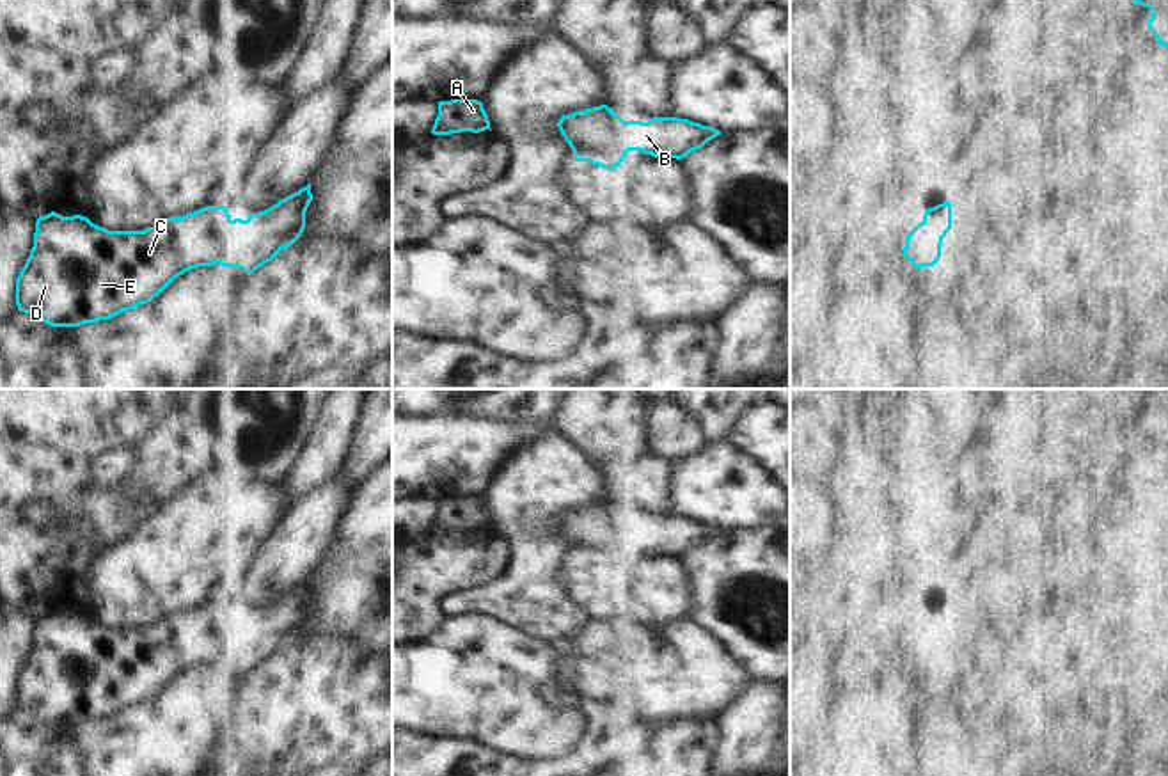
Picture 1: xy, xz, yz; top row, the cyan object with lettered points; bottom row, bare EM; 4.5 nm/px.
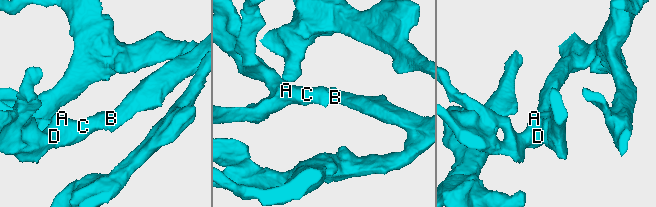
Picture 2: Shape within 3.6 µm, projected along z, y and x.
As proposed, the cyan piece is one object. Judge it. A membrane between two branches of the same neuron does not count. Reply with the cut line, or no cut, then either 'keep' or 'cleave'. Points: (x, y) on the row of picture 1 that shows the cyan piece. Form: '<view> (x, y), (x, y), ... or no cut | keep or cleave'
no cut | keep

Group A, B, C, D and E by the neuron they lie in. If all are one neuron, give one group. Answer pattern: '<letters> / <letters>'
A B C D E

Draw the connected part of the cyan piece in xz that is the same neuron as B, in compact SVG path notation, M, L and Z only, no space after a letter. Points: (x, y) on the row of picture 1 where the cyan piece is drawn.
M607 105L563 115L557 128L577 162L589 162L607 170L620 167L628 151L682 160L721 135L712 126L678 117L625 123Z

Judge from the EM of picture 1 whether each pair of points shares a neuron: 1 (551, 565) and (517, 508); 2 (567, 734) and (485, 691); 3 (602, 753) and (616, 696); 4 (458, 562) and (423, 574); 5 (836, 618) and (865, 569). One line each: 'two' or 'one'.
1: one
2: one
3: one
4: one
5: one

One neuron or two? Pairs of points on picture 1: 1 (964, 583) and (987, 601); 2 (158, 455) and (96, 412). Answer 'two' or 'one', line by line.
1: two
2: two

